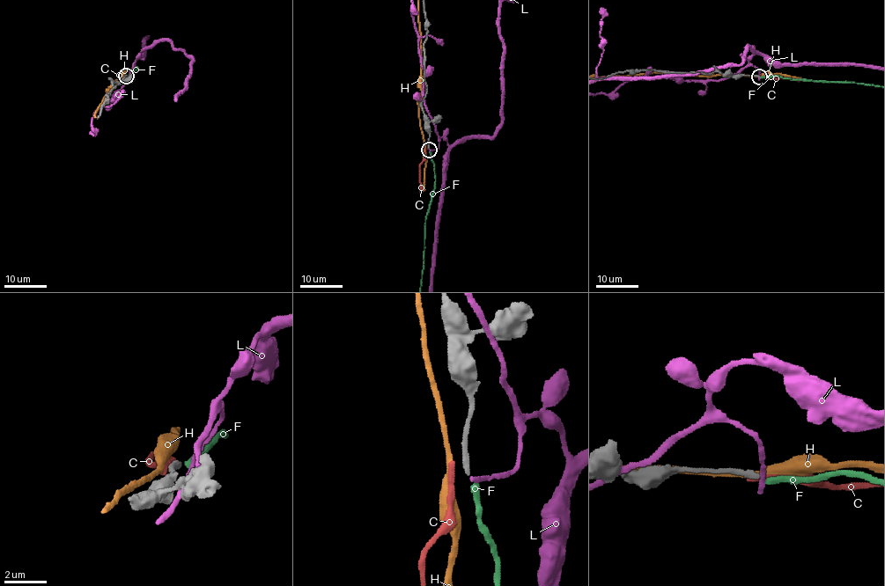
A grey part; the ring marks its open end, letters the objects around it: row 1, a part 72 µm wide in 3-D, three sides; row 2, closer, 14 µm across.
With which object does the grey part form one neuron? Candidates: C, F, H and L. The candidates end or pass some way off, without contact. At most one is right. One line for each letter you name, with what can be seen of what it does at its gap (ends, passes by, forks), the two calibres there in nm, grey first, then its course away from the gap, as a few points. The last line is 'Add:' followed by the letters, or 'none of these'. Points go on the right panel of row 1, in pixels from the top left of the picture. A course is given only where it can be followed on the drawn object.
F: it ends | 240/280 nm
Add: F

